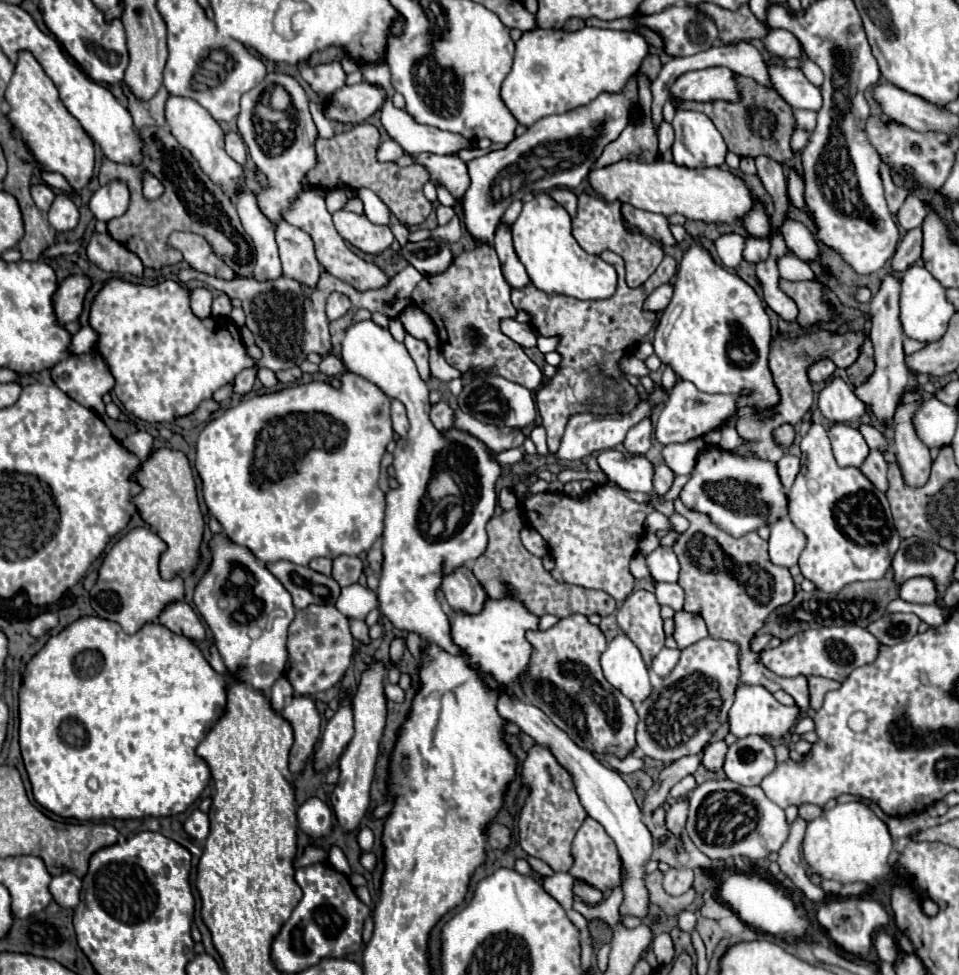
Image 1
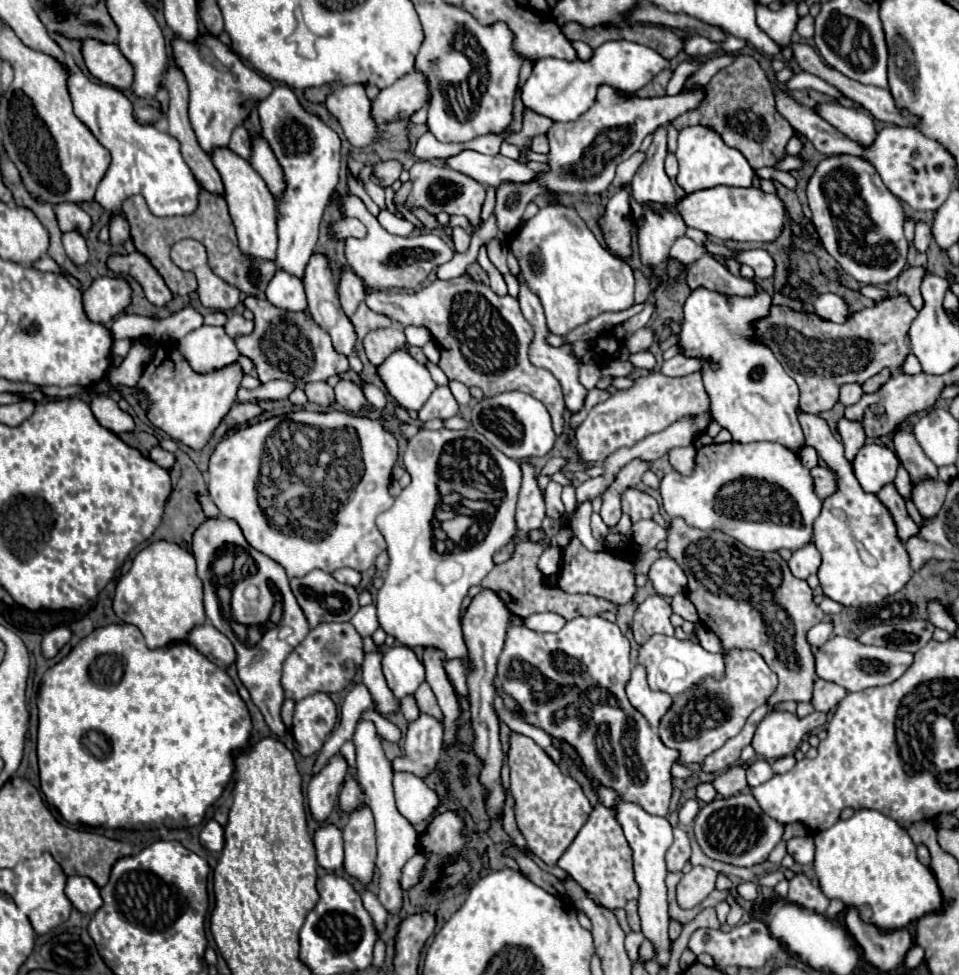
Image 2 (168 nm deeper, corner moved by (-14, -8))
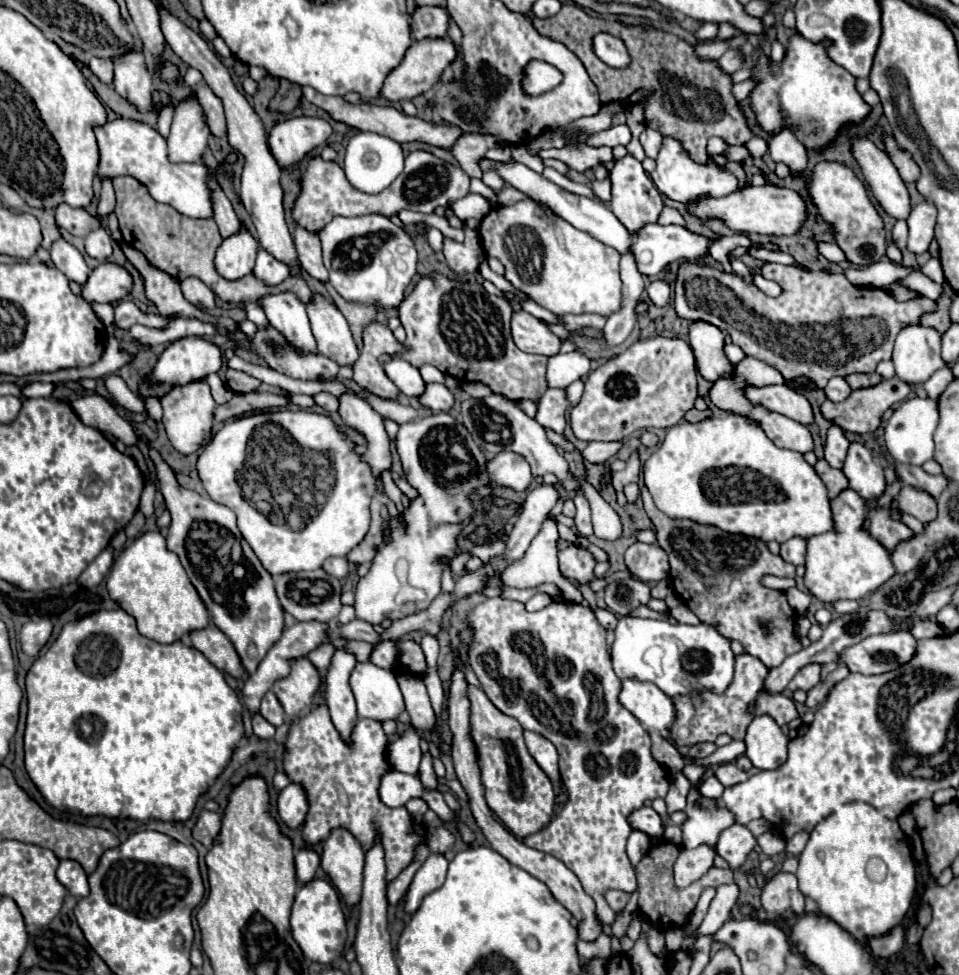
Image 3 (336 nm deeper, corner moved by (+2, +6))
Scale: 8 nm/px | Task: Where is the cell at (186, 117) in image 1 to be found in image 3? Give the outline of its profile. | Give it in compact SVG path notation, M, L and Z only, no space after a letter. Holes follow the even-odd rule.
M244 230L224 240L216 252L216 270L226 280L242 280L254 268L256 240Z

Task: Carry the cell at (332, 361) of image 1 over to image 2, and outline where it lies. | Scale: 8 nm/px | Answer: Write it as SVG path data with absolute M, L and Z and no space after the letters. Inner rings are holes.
M340 380L334 386L334 392L336 392L336 402L344 410L348 410L352 414L360 414L360 410L364 410L366 404L368 404L368 400L364 398L362 390L354 382L350 382L350 380Z

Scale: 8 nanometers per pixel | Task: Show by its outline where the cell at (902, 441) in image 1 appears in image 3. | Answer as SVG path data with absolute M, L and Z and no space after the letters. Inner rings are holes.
M904 486L900 490L898 504L900 504L902 512L918 518L922 524L928 524L928 522L936 520L936 516L938 516L936 500L932 500L932 496L928 496L926 492L920 492L912 486Z

